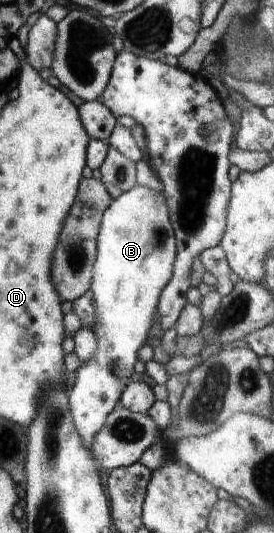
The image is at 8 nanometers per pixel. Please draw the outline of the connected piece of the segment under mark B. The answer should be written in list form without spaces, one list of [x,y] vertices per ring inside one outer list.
[[[135,184],[129,191],[111,202],[103,212],[97,238],[97,255],[90,285],[96,309],[97,325],[94,331],[98,341],[95,357],[77,368],[75,385],[69,389],[68,404],[74,424],[90,451],[95,434],[106,422],[110,411],[118,404],[129,378],[135,372],[138,351],[156,330],[158,301],[163,288],[170,282],[176,258],[176,237],[170,222],[166,199],[149,186]]]

